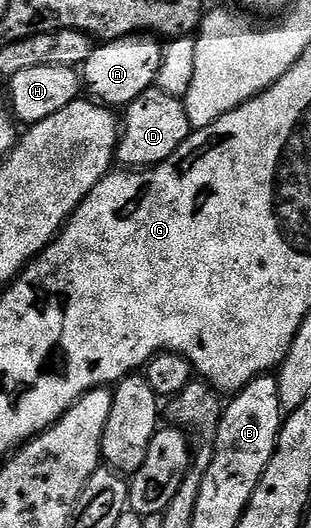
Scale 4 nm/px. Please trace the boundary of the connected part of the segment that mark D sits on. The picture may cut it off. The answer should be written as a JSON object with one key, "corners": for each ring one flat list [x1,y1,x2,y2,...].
{"corners":[[161,88,142,92,123,111,120,143,116,146,116,162,129,170,146,170,174,156,178,148,189,136,194,127,186,116,186,108,179,97,167,94]]}

